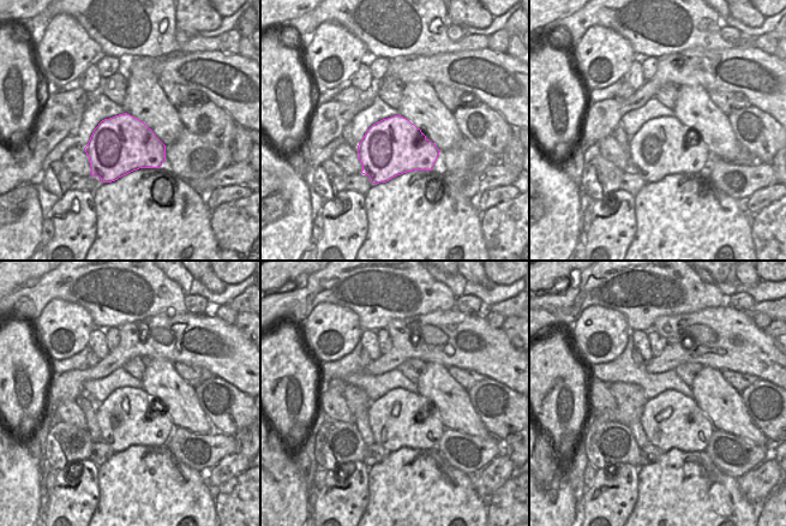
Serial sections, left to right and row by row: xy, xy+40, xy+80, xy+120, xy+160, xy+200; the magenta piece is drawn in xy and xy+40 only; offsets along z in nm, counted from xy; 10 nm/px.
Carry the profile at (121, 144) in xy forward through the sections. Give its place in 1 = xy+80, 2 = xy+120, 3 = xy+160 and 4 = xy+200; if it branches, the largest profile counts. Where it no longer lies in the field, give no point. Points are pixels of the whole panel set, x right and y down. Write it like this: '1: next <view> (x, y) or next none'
1: next xy+80 (658, 149)
2: next xy+120 (122, 417)
3: next xy+160 (392, 418)
4: next xy+200 (691, 432)

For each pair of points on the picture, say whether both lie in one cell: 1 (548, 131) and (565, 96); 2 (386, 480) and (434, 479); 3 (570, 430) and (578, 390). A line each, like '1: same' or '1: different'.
1: same
2: same
3: same

